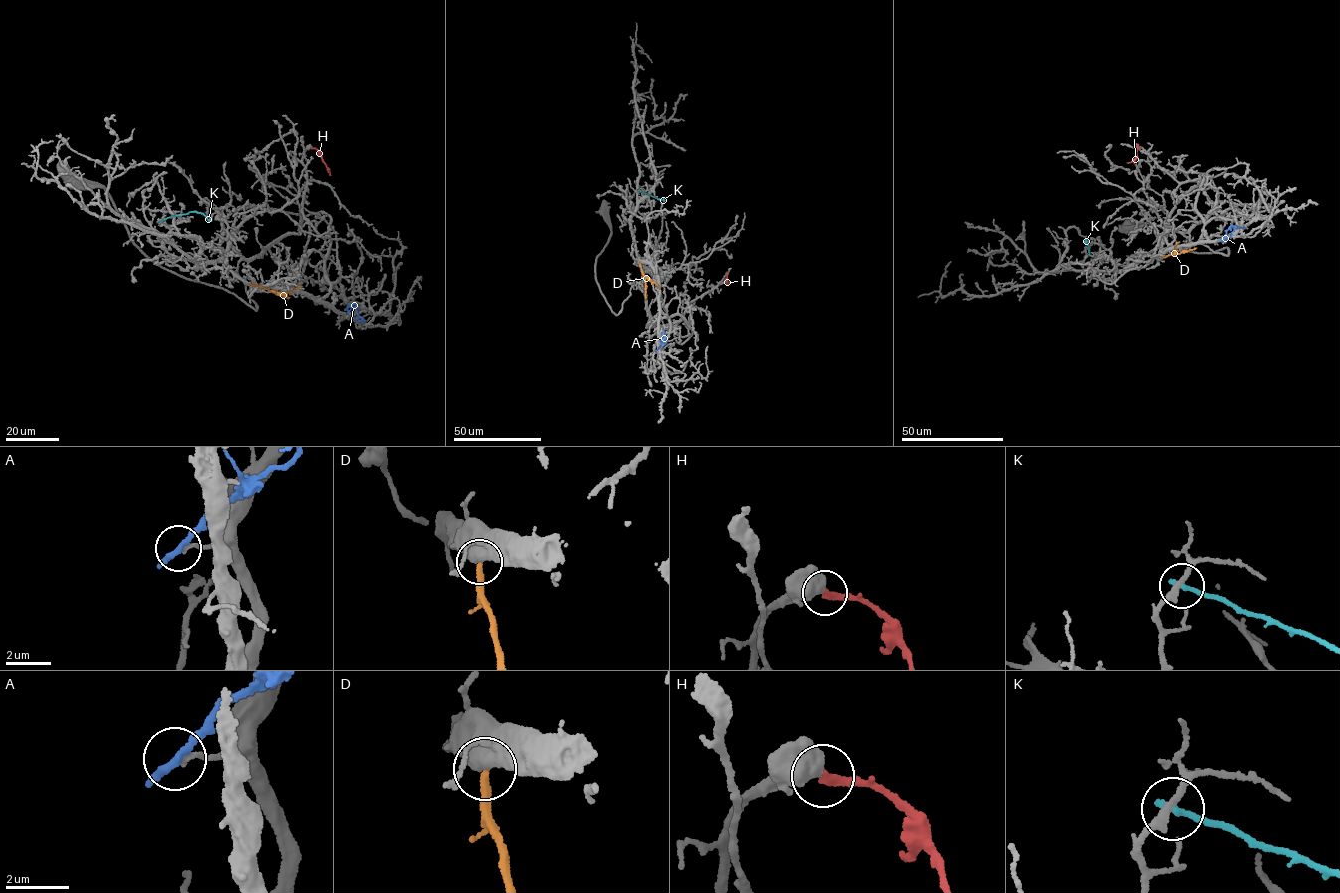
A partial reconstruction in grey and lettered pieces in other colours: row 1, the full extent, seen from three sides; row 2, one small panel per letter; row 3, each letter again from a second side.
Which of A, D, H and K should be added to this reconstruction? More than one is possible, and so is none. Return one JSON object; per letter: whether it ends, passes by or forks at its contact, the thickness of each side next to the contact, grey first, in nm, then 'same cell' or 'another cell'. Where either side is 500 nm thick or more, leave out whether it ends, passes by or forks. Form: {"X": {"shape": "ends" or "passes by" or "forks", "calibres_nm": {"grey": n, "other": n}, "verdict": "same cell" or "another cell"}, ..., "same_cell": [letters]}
{"A": {"shape": "passes by", "calibres_nm": {"grey": 220, "other": 240}, "verdict": "another cell"}, "D": {"calibres_nm": {"grey": 750, "other": 280}, "verdict": "another cell"}, "H": {"calibres_nm": {"grey": 700, "other": 280}, "verdict": "same cell"}, "K": {"shape": "ends", "calibres_nm": {"grey": 240, "other": 240}, "verdict": "another cell"}, "same_cell": ["H"]}

